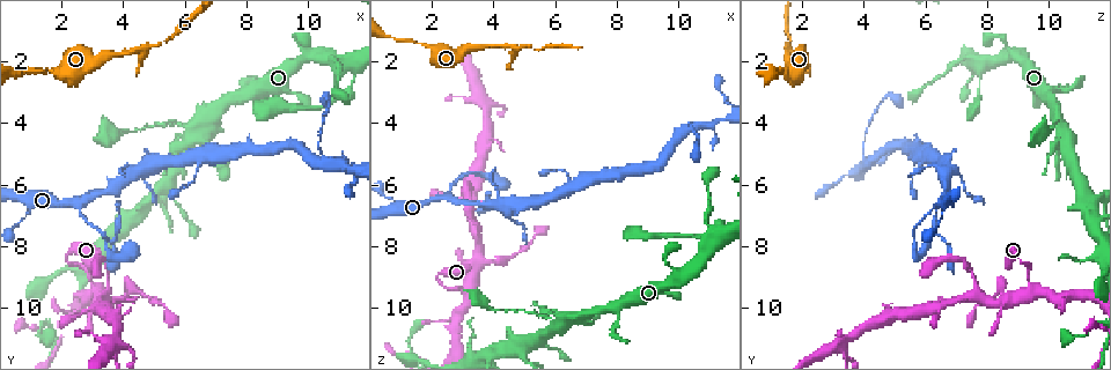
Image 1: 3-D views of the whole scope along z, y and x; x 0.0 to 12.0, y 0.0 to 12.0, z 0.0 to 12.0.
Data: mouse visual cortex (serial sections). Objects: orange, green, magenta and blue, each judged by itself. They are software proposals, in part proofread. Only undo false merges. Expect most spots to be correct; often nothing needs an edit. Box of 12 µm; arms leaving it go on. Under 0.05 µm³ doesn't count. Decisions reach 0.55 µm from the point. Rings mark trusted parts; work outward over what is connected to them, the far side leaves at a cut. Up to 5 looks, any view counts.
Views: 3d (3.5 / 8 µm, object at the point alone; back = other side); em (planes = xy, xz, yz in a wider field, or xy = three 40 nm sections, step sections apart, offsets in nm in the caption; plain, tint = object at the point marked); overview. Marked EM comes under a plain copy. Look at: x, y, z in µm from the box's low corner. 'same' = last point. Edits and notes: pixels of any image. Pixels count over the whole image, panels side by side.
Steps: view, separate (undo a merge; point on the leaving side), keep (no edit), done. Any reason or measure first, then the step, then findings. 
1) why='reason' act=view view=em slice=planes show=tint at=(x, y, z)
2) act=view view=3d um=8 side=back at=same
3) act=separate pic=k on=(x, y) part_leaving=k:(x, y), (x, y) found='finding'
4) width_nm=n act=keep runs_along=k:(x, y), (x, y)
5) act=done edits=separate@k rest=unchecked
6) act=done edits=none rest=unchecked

why='sharp bend' act=view view=3d um=3.5 at=(3.7, 6.1, 6.6)

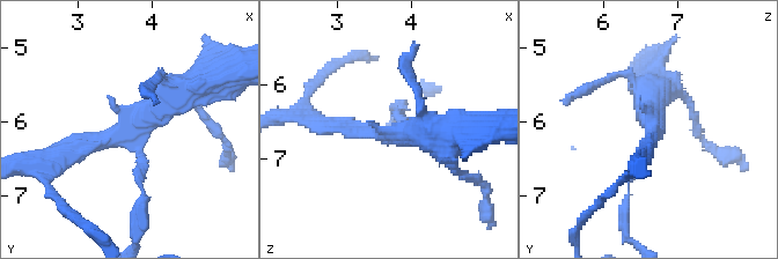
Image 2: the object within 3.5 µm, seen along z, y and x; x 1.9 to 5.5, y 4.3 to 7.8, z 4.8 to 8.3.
arms=3 arm_widths_nm=100,200,450 act=view view=em slice=planes show=tint at=(3.60, 6.10, 6.65)

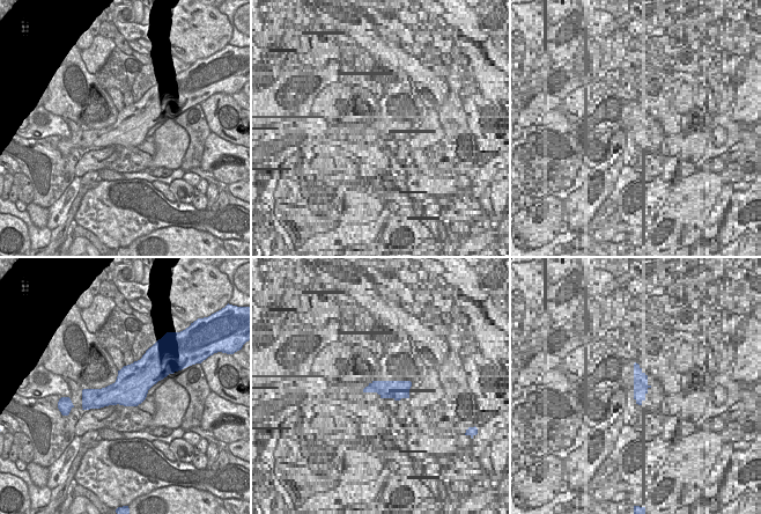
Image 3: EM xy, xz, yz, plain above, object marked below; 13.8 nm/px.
act=view view=em slice=xy step=2 show=tint at=same

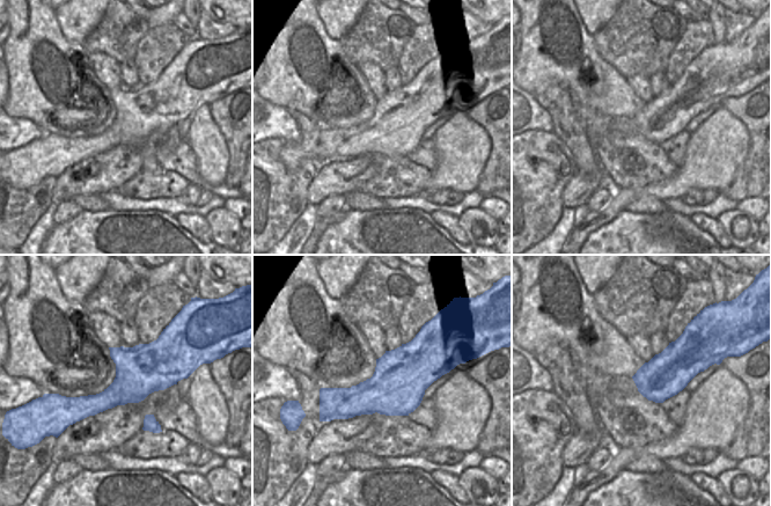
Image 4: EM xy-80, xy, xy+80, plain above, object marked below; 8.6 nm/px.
act=keep runs_along=2:(56, 162), (191, 88) found='one cell here'

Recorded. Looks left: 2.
why='abrupt turn' act=view view=3d um=3.5 at=(3.8, 11.0, 3.5)

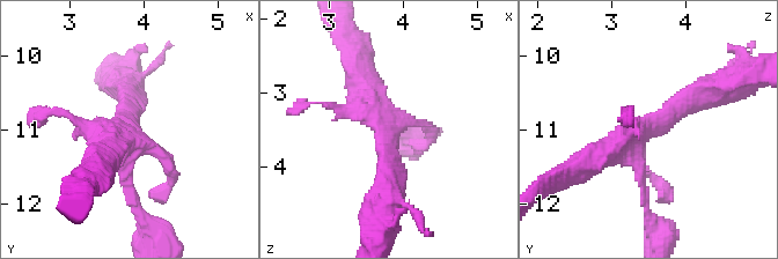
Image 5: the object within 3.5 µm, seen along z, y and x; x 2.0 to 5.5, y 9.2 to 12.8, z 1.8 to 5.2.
why='now the EM' act=view view=em slice=xy step=2 show=tint at=(3.75, 11.00, 3.55)

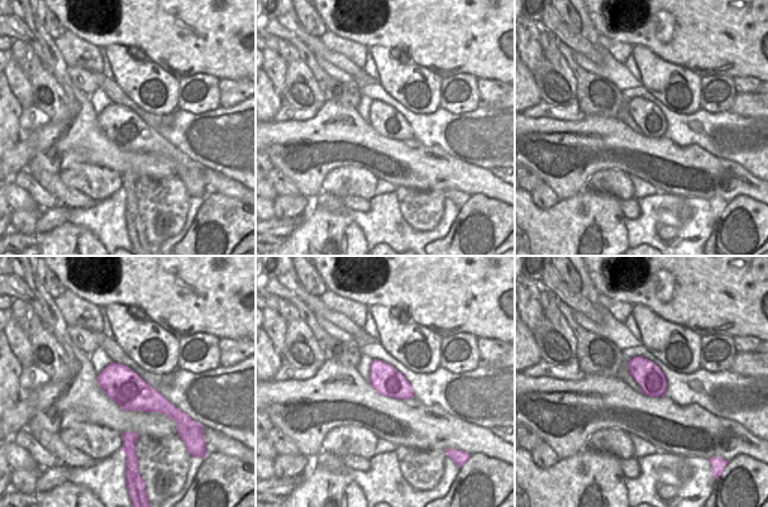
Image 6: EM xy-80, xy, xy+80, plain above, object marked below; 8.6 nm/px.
act=keep runs_along=5:(716, 88), (594, 158) found='one cell here'

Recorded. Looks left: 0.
act=done edits=none rest=unchecked

